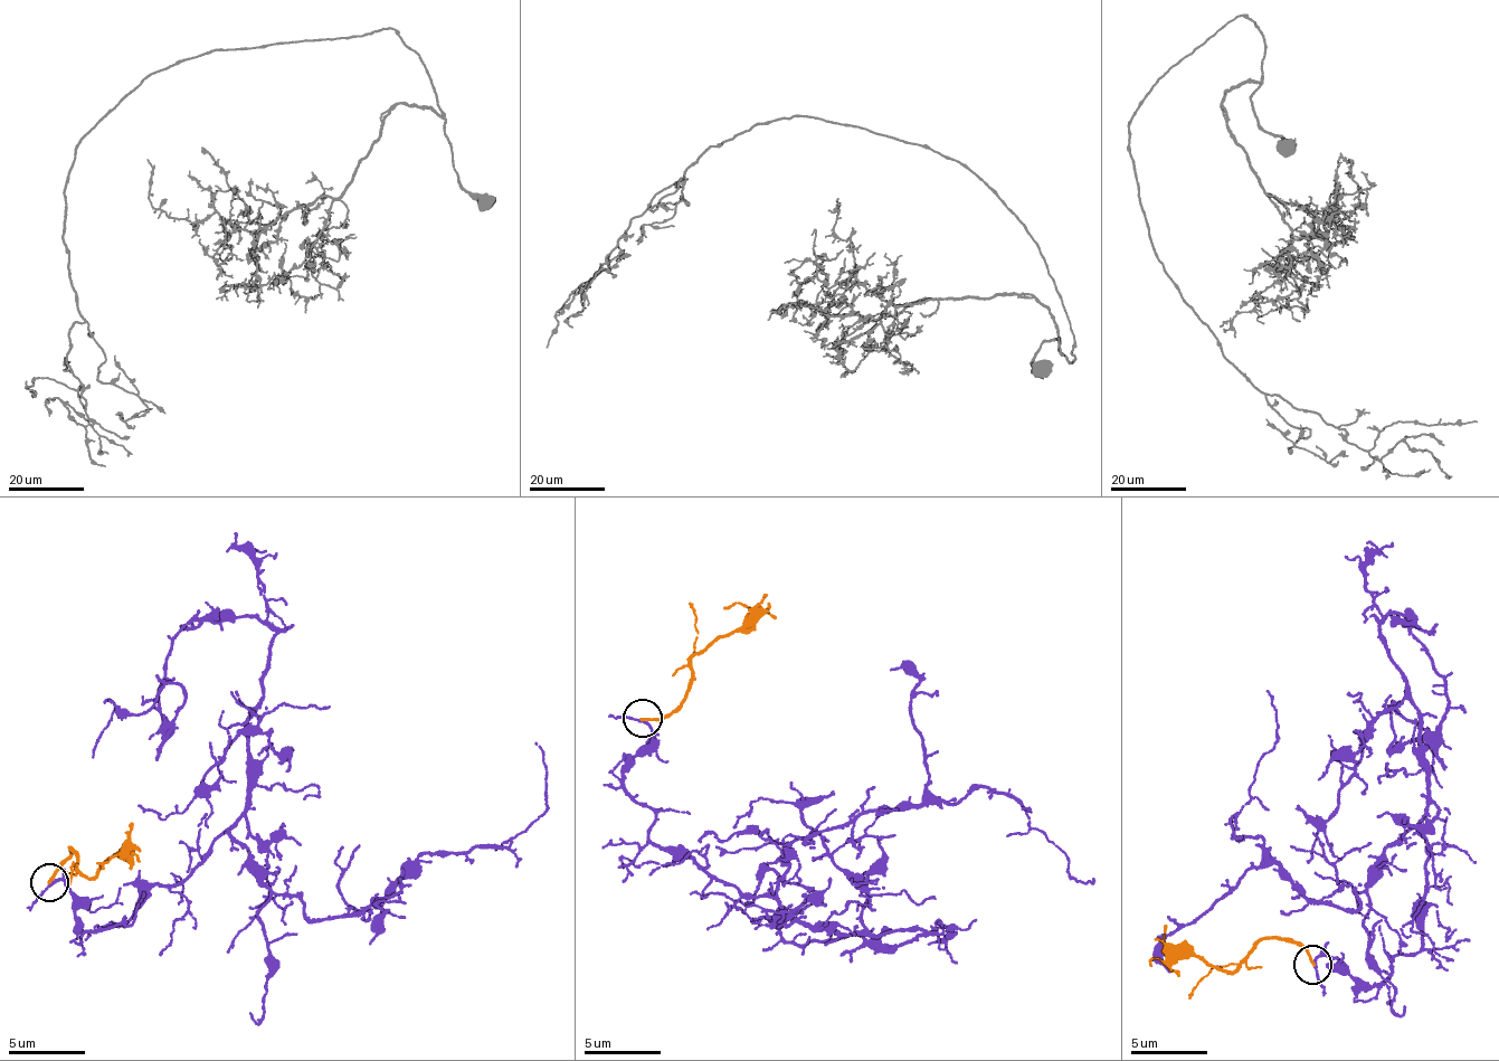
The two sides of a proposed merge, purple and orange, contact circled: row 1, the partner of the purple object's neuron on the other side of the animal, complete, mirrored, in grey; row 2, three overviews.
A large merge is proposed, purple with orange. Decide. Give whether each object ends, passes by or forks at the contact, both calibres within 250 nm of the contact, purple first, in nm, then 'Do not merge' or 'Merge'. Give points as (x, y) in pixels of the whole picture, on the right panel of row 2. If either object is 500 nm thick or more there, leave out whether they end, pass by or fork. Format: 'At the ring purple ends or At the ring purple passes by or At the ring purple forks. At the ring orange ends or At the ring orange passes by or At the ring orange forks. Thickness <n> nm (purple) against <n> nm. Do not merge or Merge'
At the ring purple passes by. At the ring orange ends. Thickness 160 nm (purple) against 180 nm. Do not merge

